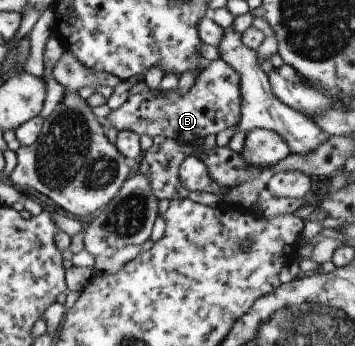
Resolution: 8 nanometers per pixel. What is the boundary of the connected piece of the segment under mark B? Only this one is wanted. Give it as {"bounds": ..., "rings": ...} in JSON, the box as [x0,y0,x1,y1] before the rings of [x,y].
{"bounds":[102,58,241,144],"rings":[[[219,58],[205,62],[195,76],[193,86],[187,94],[179,94],[177,90],[170,92],[151,92],[145,89],[141,93],[131,95],[127,101],[112,110],[109,116],[102,119],[105,129],[133,130],[137,134],[147,134],[151,138],[166,136],[180,143],[200,144],[209,134],[237,126],[241,120],[241,82],[239,73]]]}

